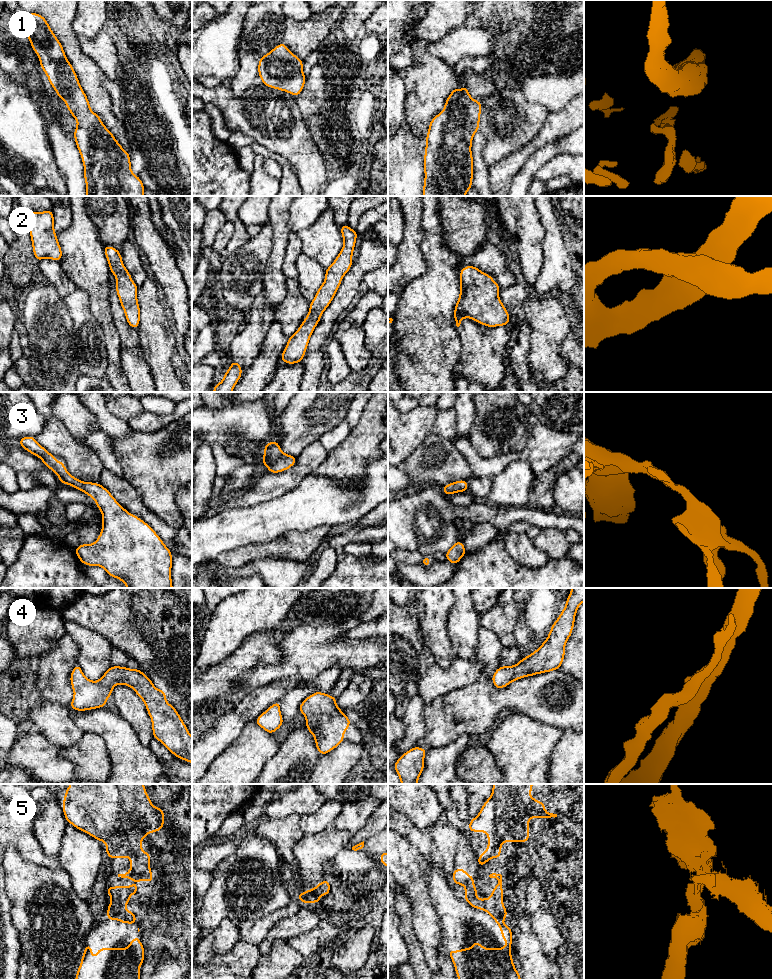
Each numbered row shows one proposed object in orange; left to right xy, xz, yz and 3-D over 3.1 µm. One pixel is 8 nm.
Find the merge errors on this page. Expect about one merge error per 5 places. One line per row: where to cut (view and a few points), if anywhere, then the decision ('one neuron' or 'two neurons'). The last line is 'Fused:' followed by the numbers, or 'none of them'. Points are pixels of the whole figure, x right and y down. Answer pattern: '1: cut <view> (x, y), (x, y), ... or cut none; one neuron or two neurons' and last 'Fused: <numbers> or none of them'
1: cut none; one neuron
2: cut none; one neuron
3: cut none; one neuron
4: cut none; one neuron
5: cut yz (488, 912), (497, 912), (505, 918); two neurons
Fused: 5

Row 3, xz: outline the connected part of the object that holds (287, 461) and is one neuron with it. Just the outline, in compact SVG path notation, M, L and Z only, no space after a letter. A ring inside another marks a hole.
M276 441L269 442L264 446L264 457L260 459L270 473L280 473L291 468L297 457L283 453Z

